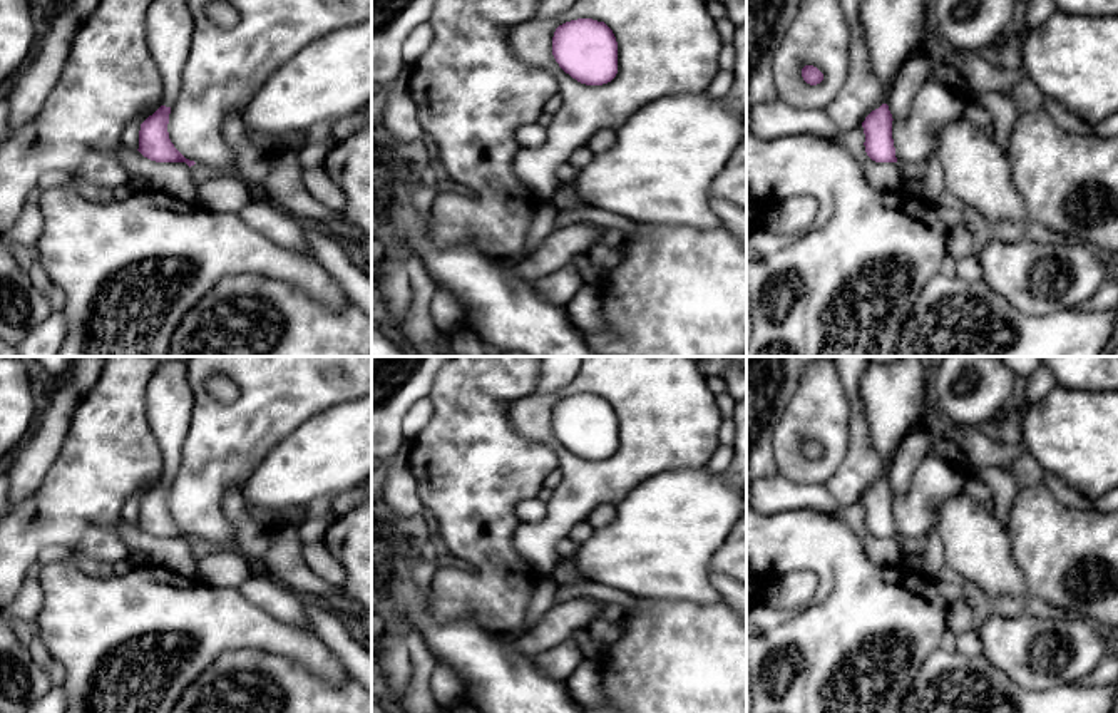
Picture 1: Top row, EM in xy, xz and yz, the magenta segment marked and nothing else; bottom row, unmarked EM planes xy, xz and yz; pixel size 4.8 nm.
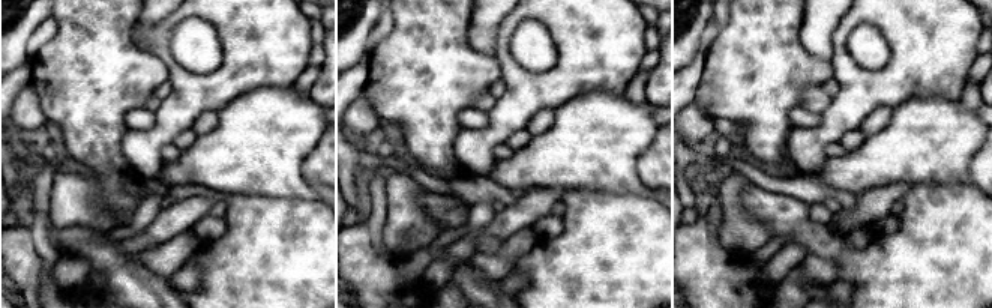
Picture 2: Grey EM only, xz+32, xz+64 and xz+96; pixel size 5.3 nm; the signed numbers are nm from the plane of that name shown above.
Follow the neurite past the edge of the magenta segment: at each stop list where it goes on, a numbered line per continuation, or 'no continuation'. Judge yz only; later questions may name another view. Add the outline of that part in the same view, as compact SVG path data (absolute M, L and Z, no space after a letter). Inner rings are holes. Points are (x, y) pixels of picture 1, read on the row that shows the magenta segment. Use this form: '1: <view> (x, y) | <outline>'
no continuation

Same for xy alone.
1: xy (169, 24) | M152 0L146 13L146 40L161 74L166 107L177 99L192 30L194 18L187 0Z

